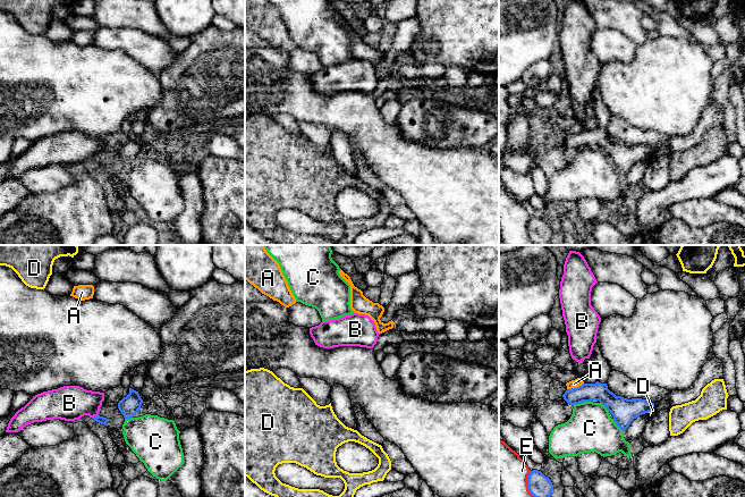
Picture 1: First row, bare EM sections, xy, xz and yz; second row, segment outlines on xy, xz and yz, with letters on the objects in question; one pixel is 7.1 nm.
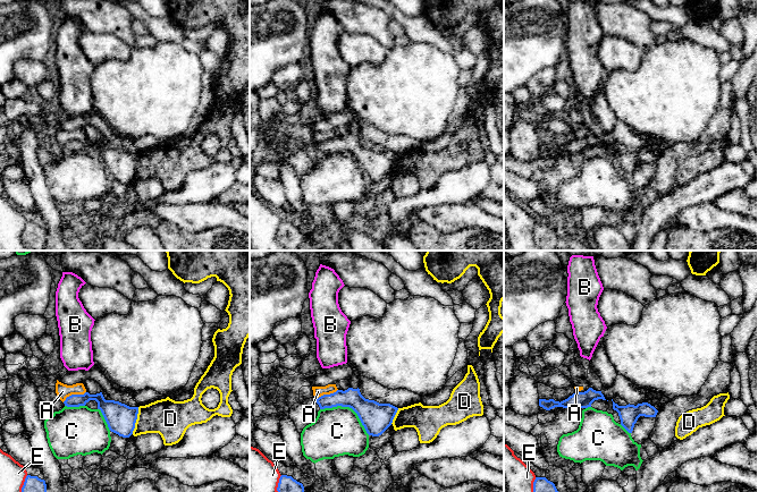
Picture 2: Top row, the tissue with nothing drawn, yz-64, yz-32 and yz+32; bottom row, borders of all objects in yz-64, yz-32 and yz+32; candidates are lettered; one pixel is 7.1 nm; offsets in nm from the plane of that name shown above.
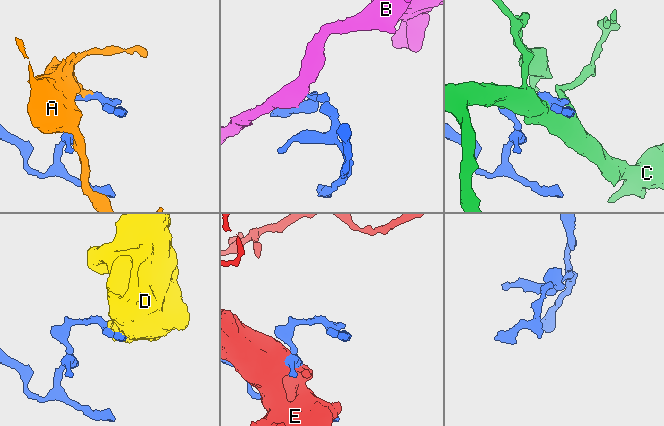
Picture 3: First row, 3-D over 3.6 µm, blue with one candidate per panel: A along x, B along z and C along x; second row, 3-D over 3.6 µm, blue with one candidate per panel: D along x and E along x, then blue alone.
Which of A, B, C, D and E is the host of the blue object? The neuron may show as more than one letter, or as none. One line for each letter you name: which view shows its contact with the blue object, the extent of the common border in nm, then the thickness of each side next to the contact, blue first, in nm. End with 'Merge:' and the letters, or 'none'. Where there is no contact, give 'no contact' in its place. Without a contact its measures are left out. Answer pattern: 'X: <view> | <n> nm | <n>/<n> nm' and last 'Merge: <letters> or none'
Merge: none

